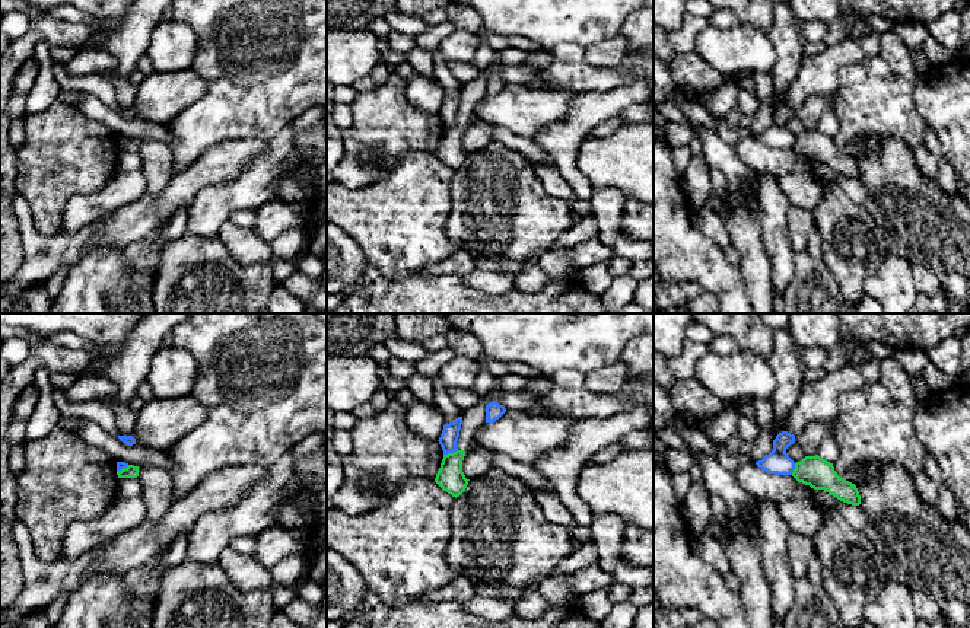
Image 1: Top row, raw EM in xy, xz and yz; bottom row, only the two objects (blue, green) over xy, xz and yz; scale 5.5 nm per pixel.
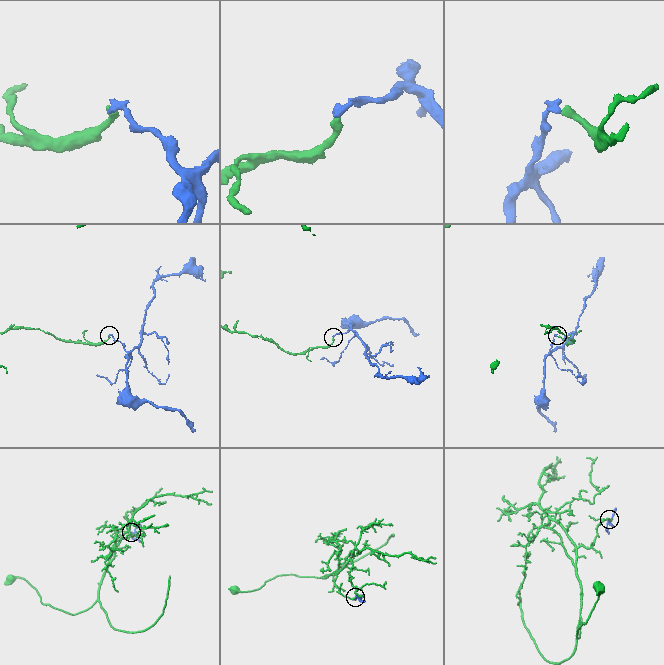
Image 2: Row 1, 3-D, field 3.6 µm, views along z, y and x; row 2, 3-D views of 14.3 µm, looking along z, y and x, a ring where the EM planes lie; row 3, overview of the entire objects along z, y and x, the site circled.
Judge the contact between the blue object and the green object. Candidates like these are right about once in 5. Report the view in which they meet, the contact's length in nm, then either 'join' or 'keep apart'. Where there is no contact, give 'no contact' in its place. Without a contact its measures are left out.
meets blue in xz; contact 90 nm long; keep apart

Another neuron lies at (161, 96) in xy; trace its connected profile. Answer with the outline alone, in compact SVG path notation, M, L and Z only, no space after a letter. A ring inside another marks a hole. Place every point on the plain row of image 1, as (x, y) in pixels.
M193 68L146 76L137 86L136 117L168 127L179 112L200 101L207 85Z

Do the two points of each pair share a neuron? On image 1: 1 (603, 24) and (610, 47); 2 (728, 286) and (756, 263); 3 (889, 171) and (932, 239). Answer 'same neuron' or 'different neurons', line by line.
1: different neurons
2: different neurons
3: same neuron

